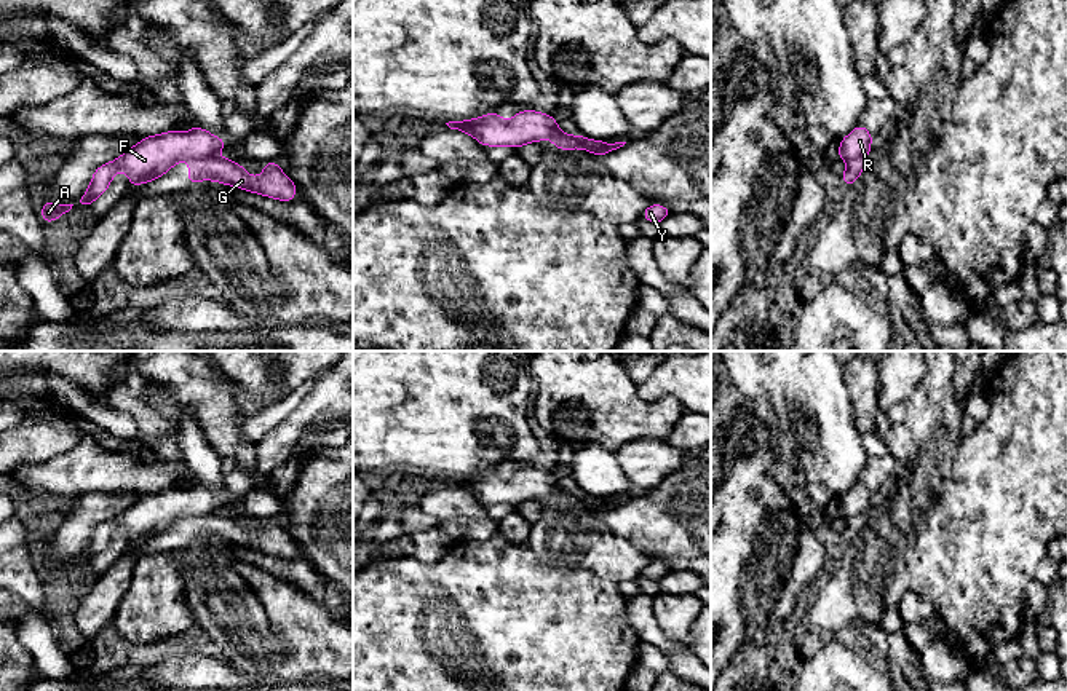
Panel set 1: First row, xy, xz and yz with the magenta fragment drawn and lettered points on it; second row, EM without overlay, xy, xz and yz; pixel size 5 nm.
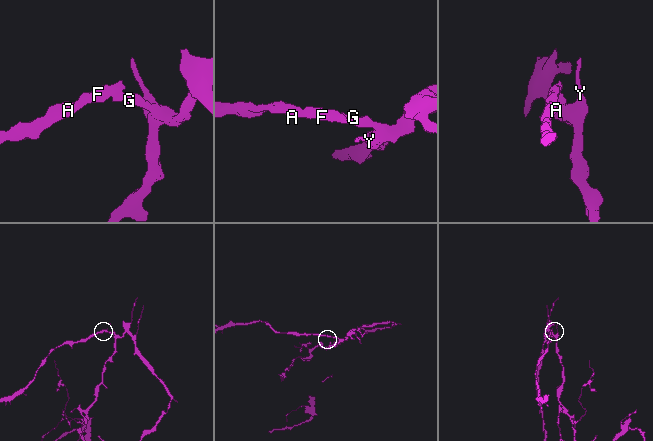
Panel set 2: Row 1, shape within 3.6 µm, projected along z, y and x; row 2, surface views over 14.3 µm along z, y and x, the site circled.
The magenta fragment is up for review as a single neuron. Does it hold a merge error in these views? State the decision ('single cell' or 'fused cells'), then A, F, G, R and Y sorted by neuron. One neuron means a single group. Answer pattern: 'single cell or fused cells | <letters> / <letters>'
fused cells | A F R / G Y

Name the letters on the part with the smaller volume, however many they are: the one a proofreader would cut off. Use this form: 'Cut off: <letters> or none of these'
Cut off: A, F, R

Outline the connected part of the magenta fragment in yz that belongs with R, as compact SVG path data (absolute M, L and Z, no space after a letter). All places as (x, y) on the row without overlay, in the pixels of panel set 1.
M858 482L847 495L840 498L839 517L847 520L858 514L867 514L871 509L872 492Z

